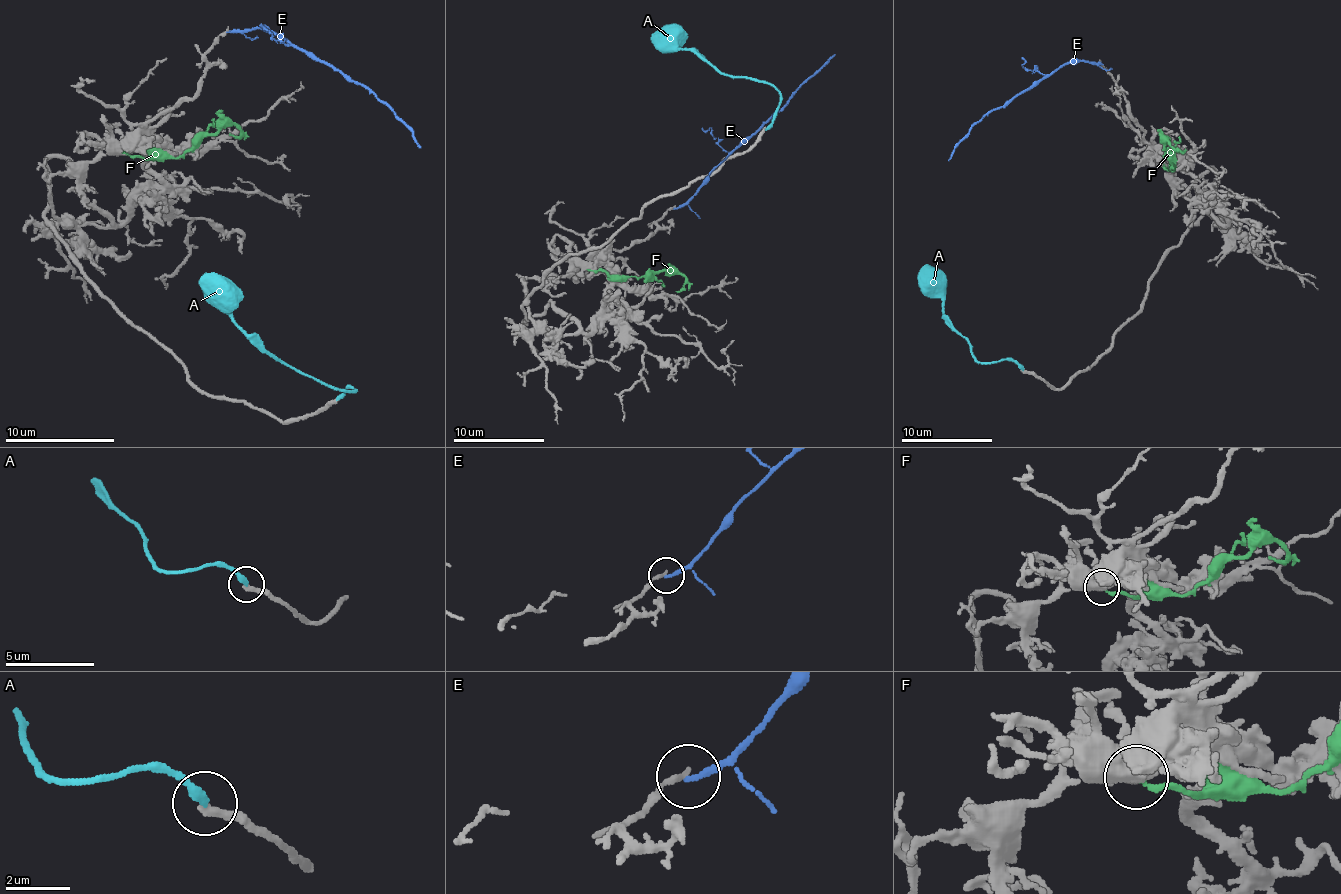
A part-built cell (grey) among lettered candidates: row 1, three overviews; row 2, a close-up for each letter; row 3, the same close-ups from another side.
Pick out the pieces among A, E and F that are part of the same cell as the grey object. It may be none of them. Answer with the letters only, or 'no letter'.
no letter

